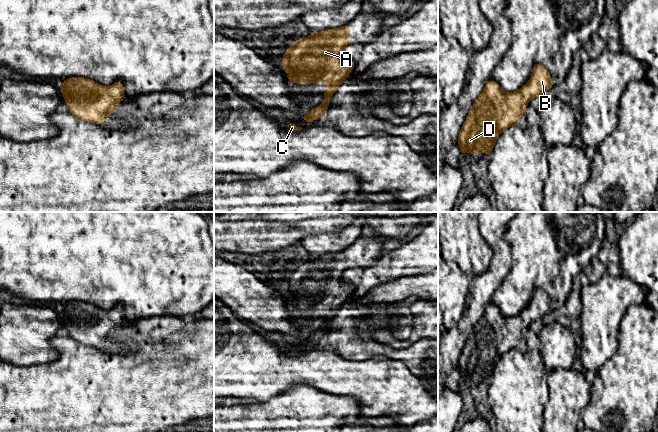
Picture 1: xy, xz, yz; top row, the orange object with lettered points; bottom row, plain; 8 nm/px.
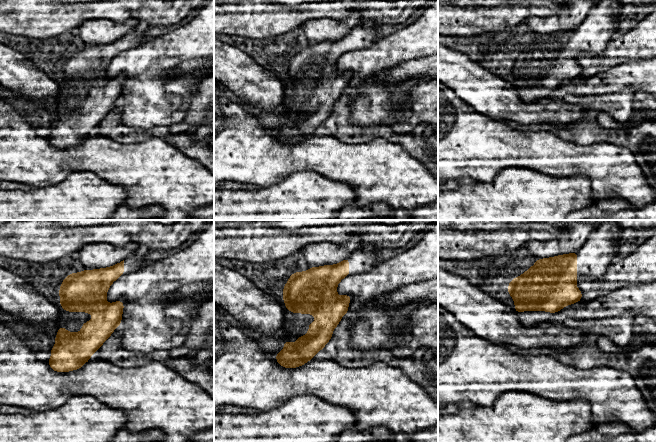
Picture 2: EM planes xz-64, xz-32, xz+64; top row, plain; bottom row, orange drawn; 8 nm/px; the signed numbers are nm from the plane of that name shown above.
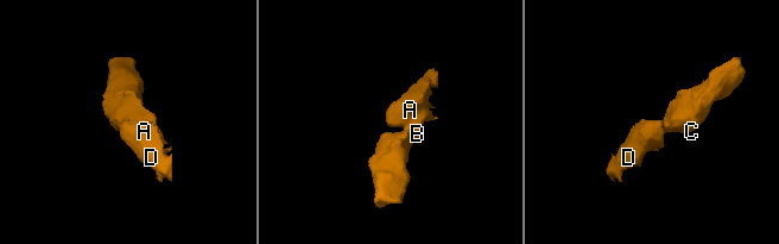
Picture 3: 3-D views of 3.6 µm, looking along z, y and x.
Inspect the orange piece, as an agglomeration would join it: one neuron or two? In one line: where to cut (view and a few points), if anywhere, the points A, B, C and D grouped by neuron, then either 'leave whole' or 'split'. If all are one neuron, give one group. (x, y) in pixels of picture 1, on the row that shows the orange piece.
cut none; groups A B C D; leave whole

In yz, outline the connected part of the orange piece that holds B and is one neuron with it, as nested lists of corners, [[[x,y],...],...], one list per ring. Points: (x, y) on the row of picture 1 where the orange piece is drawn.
[[[539,63],[534,66],[531,78],[519,91],[507,93],[496,81],[487,82],[458,135],[461,154],[488,153],[491,156],[499,134],[517,125],[529,101],[542,96],[554,85],[548,70]]]

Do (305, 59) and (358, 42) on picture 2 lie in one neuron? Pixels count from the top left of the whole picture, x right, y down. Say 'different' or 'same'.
same

